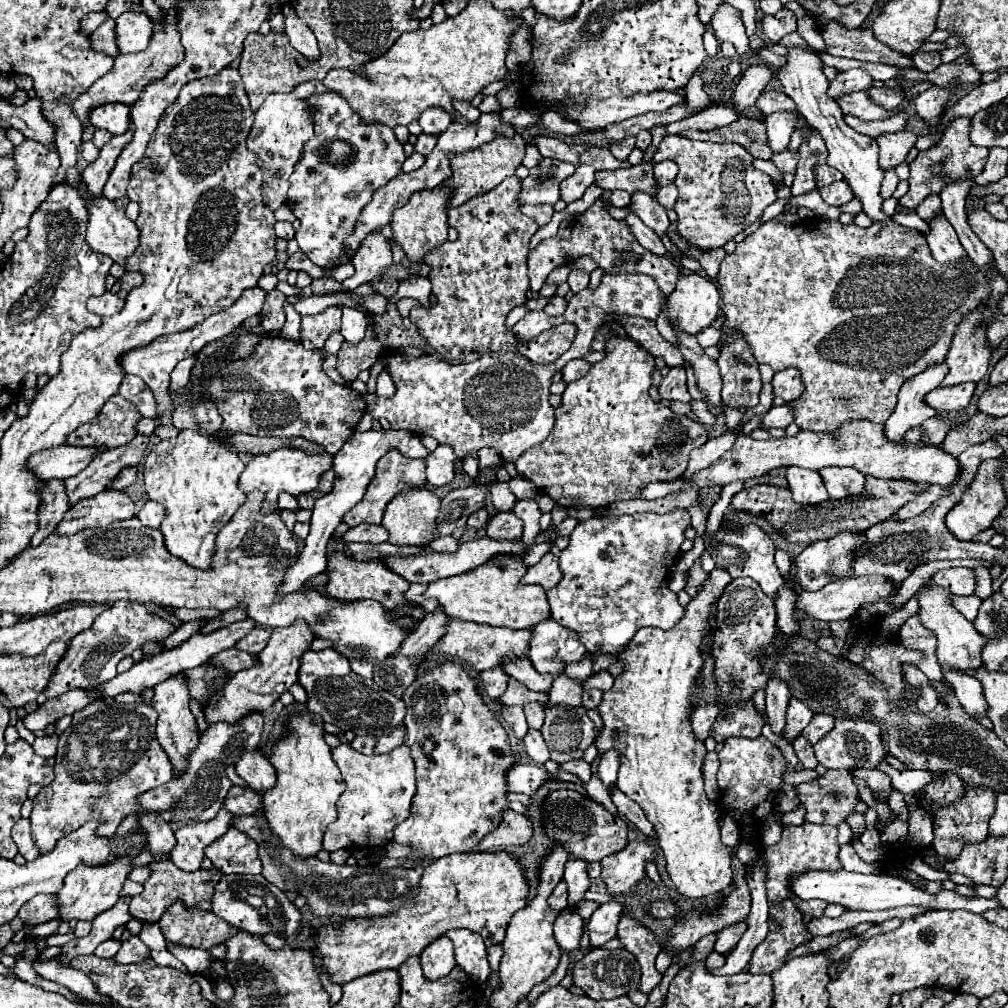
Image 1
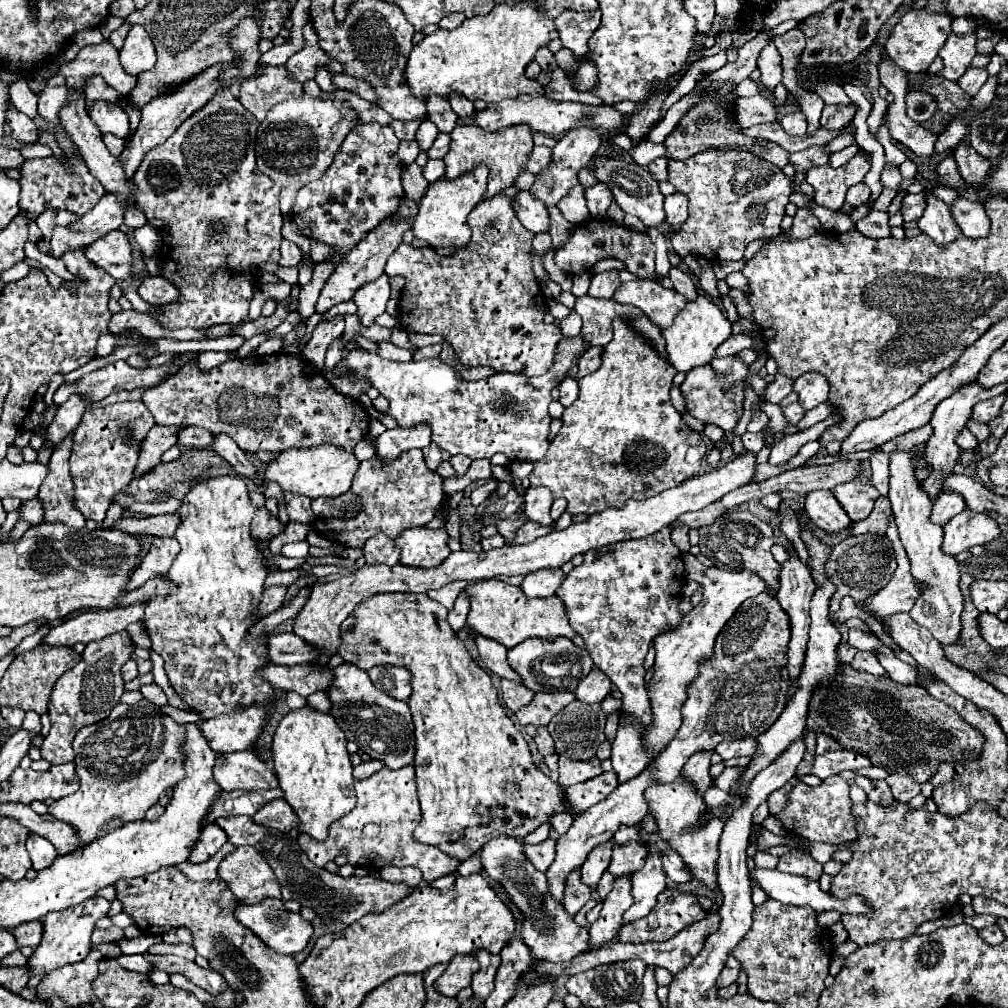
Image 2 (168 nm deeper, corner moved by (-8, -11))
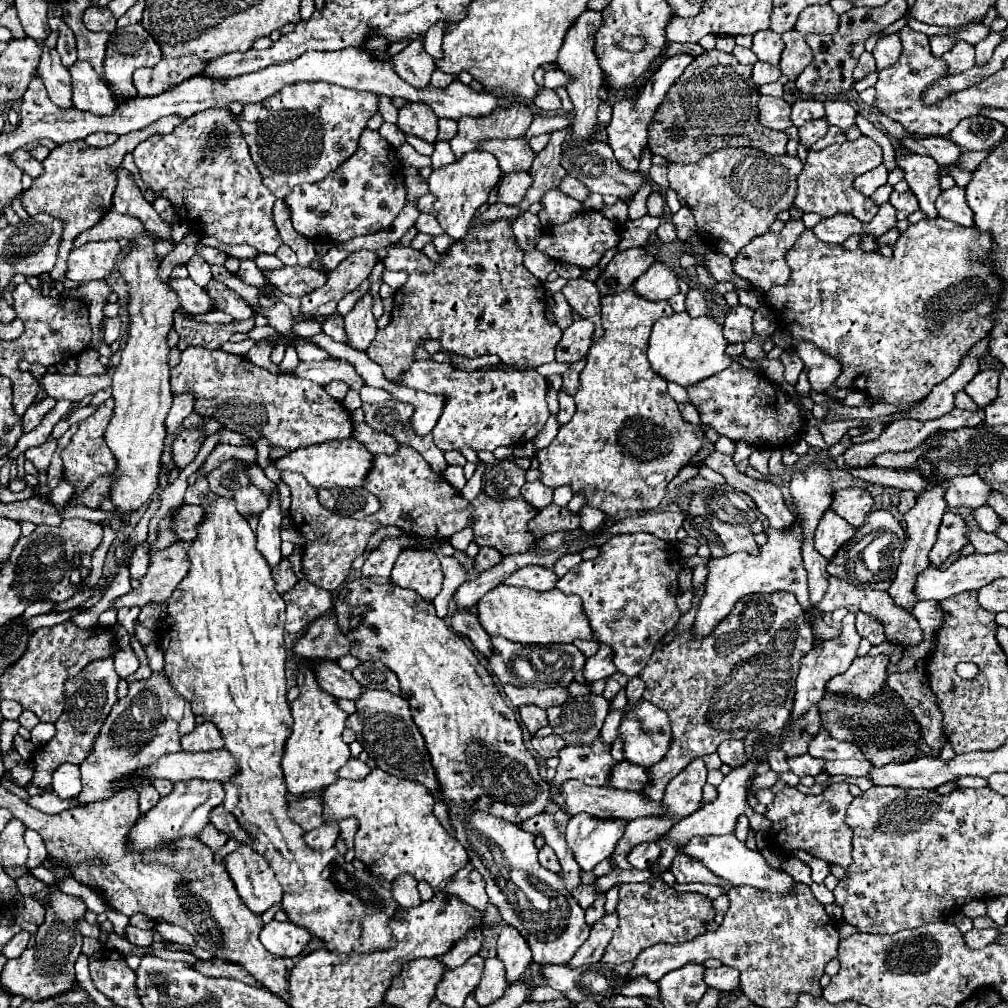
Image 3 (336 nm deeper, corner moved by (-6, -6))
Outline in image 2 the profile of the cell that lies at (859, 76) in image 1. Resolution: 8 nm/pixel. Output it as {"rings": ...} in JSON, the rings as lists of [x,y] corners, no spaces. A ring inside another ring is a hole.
{"rings":[[[827,105],[821,115],[821,127],[827,131],[839,131],[855,117],[855,107],[851,105]]]}

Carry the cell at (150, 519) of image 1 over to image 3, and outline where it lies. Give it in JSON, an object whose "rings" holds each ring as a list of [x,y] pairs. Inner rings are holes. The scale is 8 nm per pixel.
{"rings":[[[175,542],[167,548],[153,550],[149,554],[147,574],[139,580],[139,588],[131,588],[127,594],[115,598],[111,608],[143,608],[167,600],[187,572],[187,562],[183,560],[187,556],[187,546],[189,542]]]}

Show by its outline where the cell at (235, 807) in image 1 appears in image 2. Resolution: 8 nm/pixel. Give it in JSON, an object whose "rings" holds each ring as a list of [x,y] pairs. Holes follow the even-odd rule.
{"rings":[[[275,799],[267,805],[263,805],[255,815],[253,821],[265,827],[273,827],[279,829],[283,833],[291,833],[293,827],[297,827],[297,817],[293,815],[293,809],[289,807],[289,803],[285,803],[285,799]]]}

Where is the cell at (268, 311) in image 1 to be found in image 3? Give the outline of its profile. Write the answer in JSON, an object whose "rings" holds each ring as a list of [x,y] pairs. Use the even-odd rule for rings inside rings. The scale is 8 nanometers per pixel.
{"rings":[[[179,308],[175,312],[175,322],[173,328],[179,334],[179,350],[185,350],[189,346],[203,346],[203,348],[221,348],[229,336],[235,332],[249,332],[255,328],[255,318],[243,320],[243,322],[231,322],[231,324],[201,324],[201,322],[191,322],[185,316],[181,316],[183,310]]]}

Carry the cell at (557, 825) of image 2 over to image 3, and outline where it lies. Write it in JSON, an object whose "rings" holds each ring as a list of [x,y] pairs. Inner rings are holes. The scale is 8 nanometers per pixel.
{"rings":[[[589,814],[573,816],[565,830],[565,840],[569,848],[575,854],[577,864],[591,872],[599,862],[607,860],[619,838],[623,836],[625,822],[613,822],[613,820],[601,820],[591,818]]]}

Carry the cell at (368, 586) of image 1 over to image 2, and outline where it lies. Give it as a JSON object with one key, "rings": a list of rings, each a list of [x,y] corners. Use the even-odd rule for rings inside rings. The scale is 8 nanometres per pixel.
{"rings":[[[425,593],[373,595],[357,605],[353,615],[343,621],[341,647],[337,653],[345,663],[353,663],[365,671],[375,665],[397,665],[411,671],[413,693],[407,703],[415,723],[415,771],[423,817],[415,829],[417,841],[435,845],[447,855],[465,861],[475,855],[481,845],[499,835],[523,839],[555,813],[573,813],[573,817],[577,817],[577,811],[565,803],[563,787],[543,775],[533,763],[529,745],[507,717],[491,677],[471,659],[461,639],[449,627],[447,609],[441,603],[429,599]]]}

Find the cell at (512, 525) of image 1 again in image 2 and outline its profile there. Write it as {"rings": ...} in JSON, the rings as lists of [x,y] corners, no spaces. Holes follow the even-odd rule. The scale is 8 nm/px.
{"rings":[[[527,521],[519,531],[517,531],[517,537],[515,537],[515,543],[531,543],[531,541],[535,541],[537,537],[541,537],[541,535],[547,535],[547,533],[551,533],[551,531],[555,531],[555,527],[541,527],[539,523],[533,523],[533,521]]]}

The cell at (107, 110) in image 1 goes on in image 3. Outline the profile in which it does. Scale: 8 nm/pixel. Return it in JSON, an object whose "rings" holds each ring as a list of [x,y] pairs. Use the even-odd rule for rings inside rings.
{"rings":[[[77,60],[69,72],[73,78],[73,98],[77,110],[109,116],[119,108],[119,102],[113,98],[107,84],[95,74],[91,64]]]}

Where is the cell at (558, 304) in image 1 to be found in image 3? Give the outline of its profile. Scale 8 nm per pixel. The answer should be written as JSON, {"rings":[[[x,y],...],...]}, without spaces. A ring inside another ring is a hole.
{"rings":[[[575,320],[561,336],[557,352],[555,352],[555,360],[557,362],[575,362],[581,360],[589,346],[591,346],[591,334],[593,334],[593,326],[587,320]]]}

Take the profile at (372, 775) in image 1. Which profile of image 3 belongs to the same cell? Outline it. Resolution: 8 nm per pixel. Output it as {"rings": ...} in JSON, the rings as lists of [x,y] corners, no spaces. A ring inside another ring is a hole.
{"rings":[[[373,768],[363,780],[339,780],[321,794],[325,824],[305,832],[303,840],[315,852],[327,852],[339,836],[339,822],[353,816],[359,822],[355,834],[355,858],[373,874],[391,882],[395,876],[409,872],[417,880],[427,880],[433,888],[469,864],[467,850],[453,840],[433,816],[435,798],[431,792],[407,778],[397,778],[381,768]]]}

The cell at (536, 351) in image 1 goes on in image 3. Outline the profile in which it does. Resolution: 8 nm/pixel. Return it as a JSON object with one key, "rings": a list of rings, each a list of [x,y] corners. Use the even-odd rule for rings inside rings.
{"rings":[[[501,218],[501,220],[495,220],[495,222],[485,222],[485,224],[481,222],[481,224],[477,224],[477,226],[471,226],[471,228],[469,228],[469,234],[467,234],[465,238],[453,242],[453,244],[449,246],[449,250],[447,250],[445,254],[441,254],[441,260],[439,260],[439,262],[433,262],[433,260],[427,258],[421,250],[415,250],[415,248],[411,248],[411,246],[391,244],[391,246],[387,248],[387,258],[383,260],[383,264],[385,264],[387,270],[403,270],[403,272],[407,272],[407,282],[395,292],[395,296],[393,296],[395,306],[393,306],[393,310],[391,310],[391,322],[389,322],[385,328],[377,330],[375,340],[373,340],[371,346],[367,348],[367,356],[369,356],[373,362],[377,362],[377,364],[383,368],[383,374],[385,374],[389,380],[393,380],[393,382],[399,382],[399,374],[413,362],[413,350],[415,350],[415,346],[417,346],[421,340],[429,340],[429,338],[441,338],[441,346],[443,346],[445,350],[451,350],[451,352],[455,352],[455,354],[459,354],[459,356],[467,356],[467,358],[477,358],[477,356],[483,356],[483,354],[497,354],[503,364],[513,366],[513,368],[537,368],[537,366],[541,366],[541,364],[553,362],[553,360],[555,360],[555,346],[557,346],[557,342],[559,342],[559,338],[561,338],[561,334],[563,334],[563,330],[561,330],[555,322],[549,322],[549,320],[545,318],[545,310],[547,310],[547,300],[545,300],[545,294],[547,294],[547,292],[545,292],[545,286],[543,286],[541,280],[537,280],[537,278],[523,266],[523,254],[525,254],[525,252],[519,248],[519,244],[517,244],[517,240],[515,240],[515,234],[513,234],[513,230],[511,230],[511,220],[507,220],[507,218]]]}

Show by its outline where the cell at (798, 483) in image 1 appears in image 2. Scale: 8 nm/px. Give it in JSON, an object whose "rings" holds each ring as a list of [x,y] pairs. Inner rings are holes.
{"rings":[[[831,491],[807,493],[805,511],[807,511],[809,519],[813,521],[813,525],[829,535],[841,533],[851,525],[851,519],[843,511],[843,507],[839,507],[839,503]]]}

